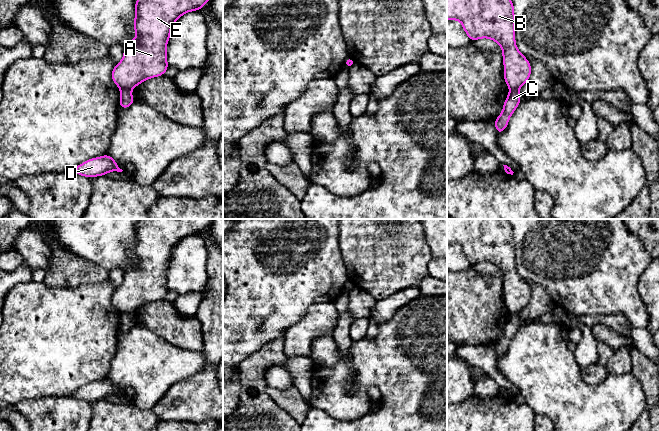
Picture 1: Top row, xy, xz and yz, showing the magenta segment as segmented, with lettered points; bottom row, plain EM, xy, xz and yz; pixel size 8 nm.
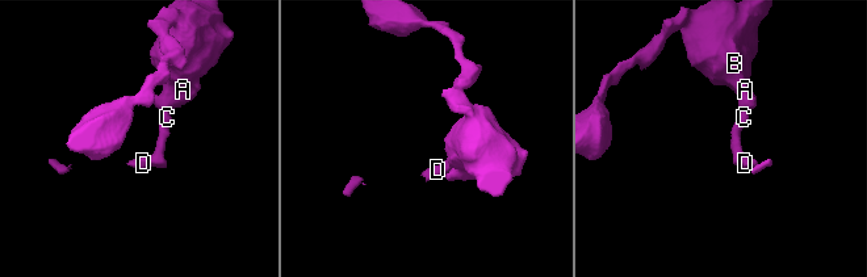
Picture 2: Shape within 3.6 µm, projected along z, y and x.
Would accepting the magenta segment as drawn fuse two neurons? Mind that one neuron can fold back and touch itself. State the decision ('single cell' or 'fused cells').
fused cells

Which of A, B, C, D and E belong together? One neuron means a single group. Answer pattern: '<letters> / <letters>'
A B E / C D

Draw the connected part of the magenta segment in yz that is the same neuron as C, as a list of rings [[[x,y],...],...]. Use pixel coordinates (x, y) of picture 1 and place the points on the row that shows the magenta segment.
[[[511,89],[504,102],[502,113],[494,121],[497,134],[500,134],[506,129],[510,116],[521,101],[522,99],[520,98],[519,91]]]

